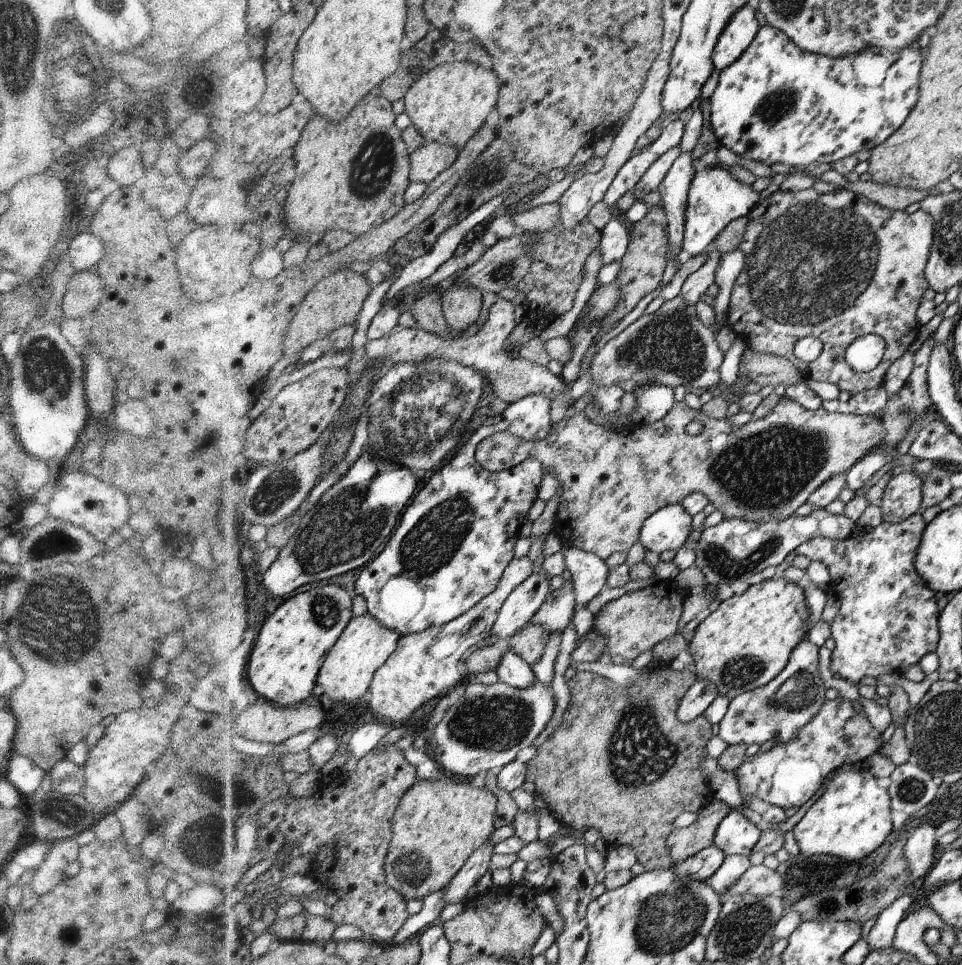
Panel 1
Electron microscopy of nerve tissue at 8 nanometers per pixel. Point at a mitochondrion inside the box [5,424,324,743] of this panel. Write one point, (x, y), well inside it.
(55, 623)

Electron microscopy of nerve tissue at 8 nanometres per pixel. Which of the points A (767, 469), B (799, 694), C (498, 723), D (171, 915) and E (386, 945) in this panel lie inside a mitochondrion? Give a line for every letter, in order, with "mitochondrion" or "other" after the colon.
A: mitochondrion
B: mitochondrion
C: mitochondrion
D: other
E: other

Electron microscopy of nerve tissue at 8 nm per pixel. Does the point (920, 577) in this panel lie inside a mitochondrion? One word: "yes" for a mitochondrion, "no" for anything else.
no

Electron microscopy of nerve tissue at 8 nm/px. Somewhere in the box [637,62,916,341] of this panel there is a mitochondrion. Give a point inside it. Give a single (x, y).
(775, 106)

